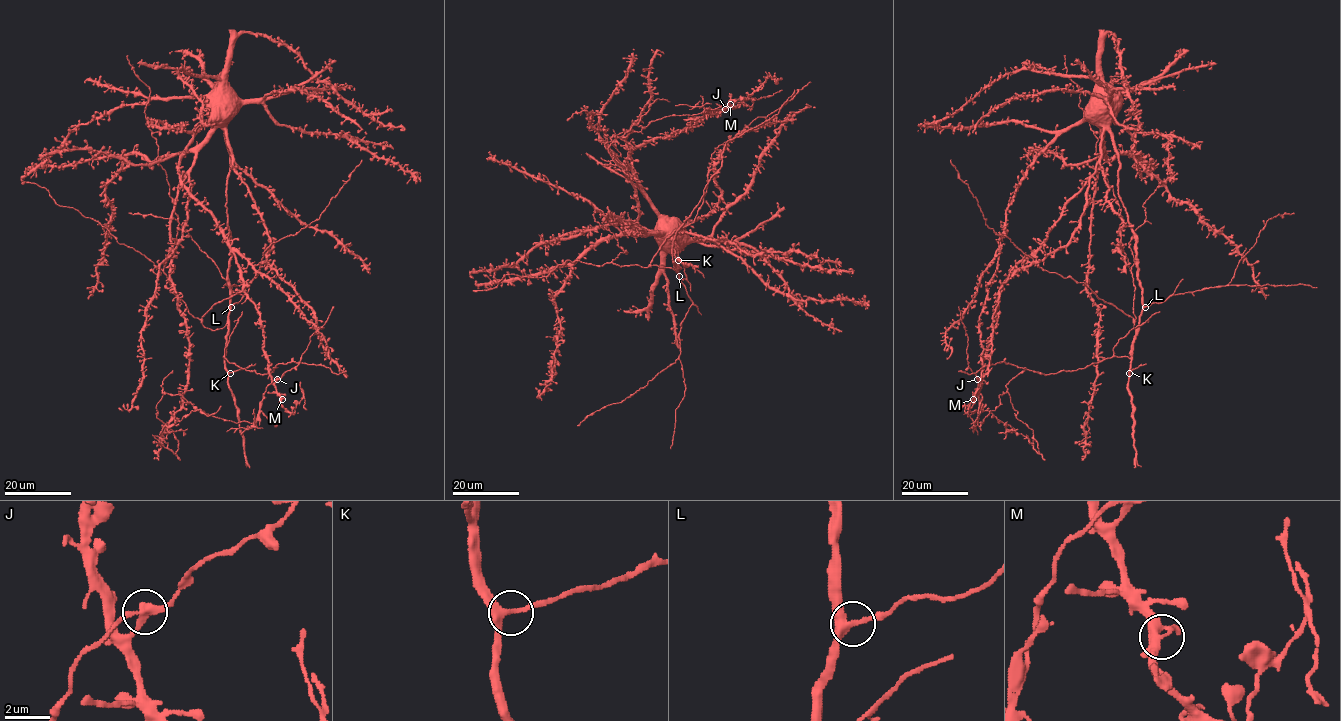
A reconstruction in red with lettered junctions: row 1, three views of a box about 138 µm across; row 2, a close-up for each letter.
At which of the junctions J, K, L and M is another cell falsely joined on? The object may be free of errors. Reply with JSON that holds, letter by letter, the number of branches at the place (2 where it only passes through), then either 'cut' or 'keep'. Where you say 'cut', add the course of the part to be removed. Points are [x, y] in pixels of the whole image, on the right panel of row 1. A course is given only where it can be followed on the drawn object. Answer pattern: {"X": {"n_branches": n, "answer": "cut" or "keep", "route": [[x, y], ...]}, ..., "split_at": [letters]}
{"J": {"n_branches": 3, "answer": "cut", "route": [[977, 379], [978, 421], [1007, 392], [1016, 418], [1033, 431], [1038, 453], [986, 410], [967, 415], [970, 406]]}, "K": {"n_branches": 3, "answer": "keep"}, "L": {"n_branches": 3, "answer": "keep"}, "M": {"n_branches": 3, "answer": "keep"}, "split_at": ["J"]}

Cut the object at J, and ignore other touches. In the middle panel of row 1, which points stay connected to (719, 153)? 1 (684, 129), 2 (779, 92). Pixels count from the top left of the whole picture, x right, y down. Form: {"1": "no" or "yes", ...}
{"1": "yes", "2": "no"}

